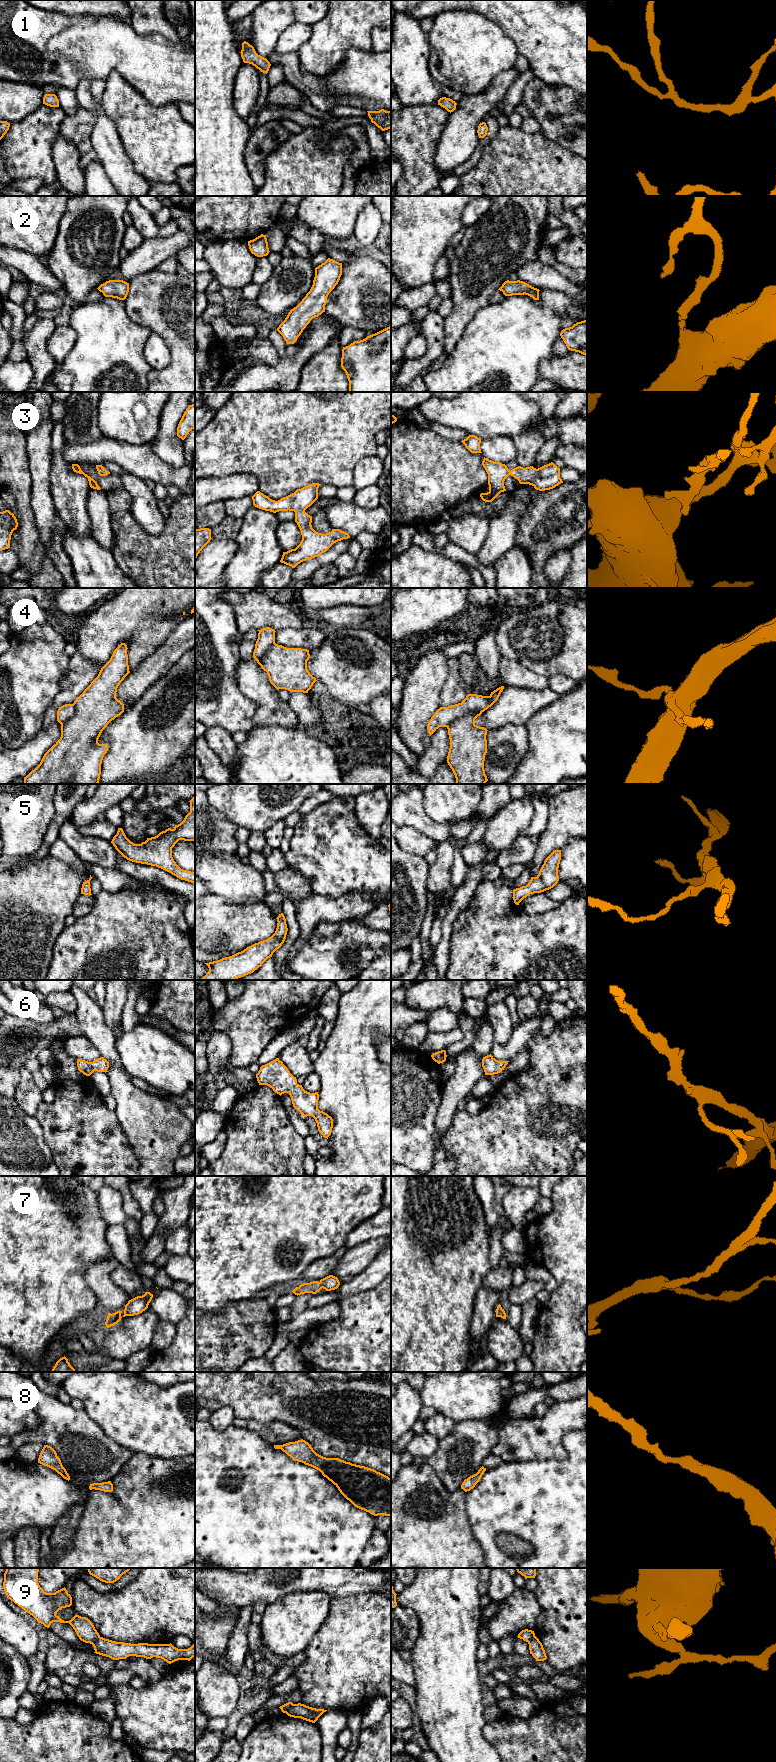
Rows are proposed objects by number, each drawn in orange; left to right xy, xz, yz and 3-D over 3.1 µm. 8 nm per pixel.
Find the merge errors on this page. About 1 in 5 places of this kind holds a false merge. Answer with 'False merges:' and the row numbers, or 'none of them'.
False merges: 9

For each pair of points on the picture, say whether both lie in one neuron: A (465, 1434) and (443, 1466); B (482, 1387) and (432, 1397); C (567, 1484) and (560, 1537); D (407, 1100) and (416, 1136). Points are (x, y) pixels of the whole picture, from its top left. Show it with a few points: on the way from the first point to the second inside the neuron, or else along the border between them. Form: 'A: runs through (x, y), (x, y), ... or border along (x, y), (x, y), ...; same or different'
A: runs through (464, 1442), (464, 1446), (451, 1459); same
B: runs through (470, 1395), (444, 1395); same
C: runs through (567, 1497), (567, 1524); same
D: runs through (407, 1109), (407, 1127); same

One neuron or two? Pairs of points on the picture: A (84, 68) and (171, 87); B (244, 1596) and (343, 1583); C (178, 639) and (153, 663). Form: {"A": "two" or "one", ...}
{"A": "one", "B": "one", "C": "one"}

